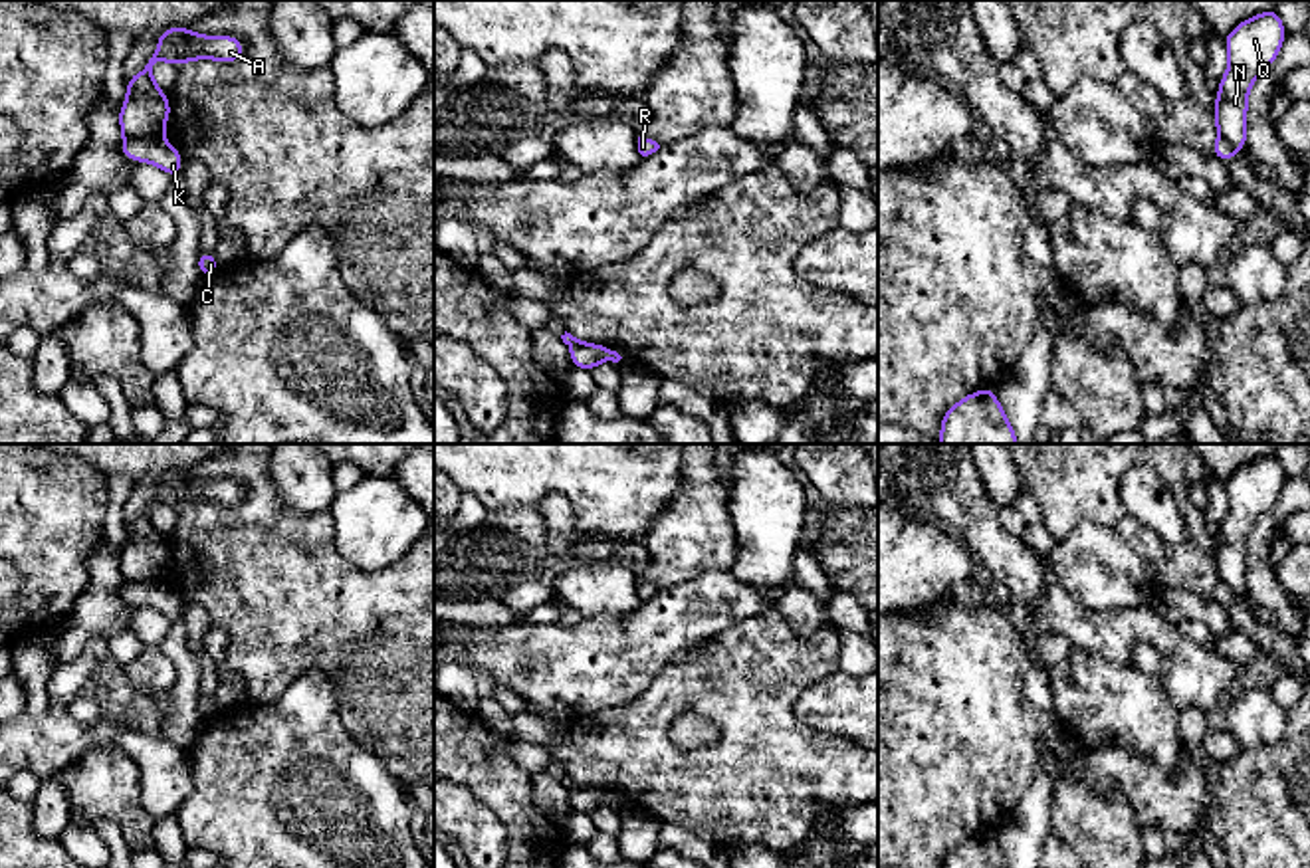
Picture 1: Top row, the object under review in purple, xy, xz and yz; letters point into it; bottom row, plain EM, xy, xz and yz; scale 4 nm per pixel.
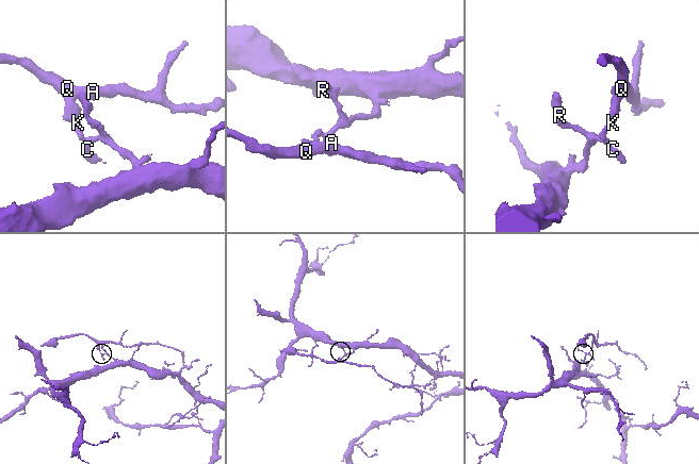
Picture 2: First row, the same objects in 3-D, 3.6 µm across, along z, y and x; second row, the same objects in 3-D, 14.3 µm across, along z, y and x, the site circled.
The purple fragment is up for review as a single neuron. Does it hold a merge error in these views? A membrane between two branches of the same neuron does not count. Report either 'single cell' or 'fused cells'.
fused cells

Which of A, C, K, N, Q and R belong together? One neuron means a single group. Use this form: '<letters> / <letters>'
A N Q / C K R

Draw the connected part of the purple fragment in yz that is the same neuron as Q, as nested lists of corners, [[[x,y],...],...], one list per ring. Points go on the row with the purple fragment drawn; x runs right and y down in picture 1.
[[[1278,10],[1255,14],[1225,36],[1229,67],[1215,97],[1215,125],[1237,151],[1247,145],[1249,89],[1274,63],[1284,38]]]

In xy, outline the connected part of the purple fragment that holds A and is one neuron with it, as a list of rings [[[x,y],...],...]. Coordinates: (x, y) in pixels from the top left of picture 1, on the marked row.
[[[188,28],[161,32],[157,52],[149,63],[127,79],[127,99],[119,111],[119,127],[131,139],[161,139],[170,117],[170,101],[153,79],[153,65],[163,59],[176,67],[190,59],[238,61],[244,55],[242,40],[234,36],[198,36]]]

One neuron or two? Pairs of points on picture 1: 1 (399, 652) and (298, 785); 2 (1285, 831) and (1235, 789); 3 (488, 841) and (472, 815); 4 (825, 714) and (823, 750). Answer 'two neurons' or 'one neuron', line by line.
1: two neurons
2: one neuron
3: one neuron
4: two neurons

